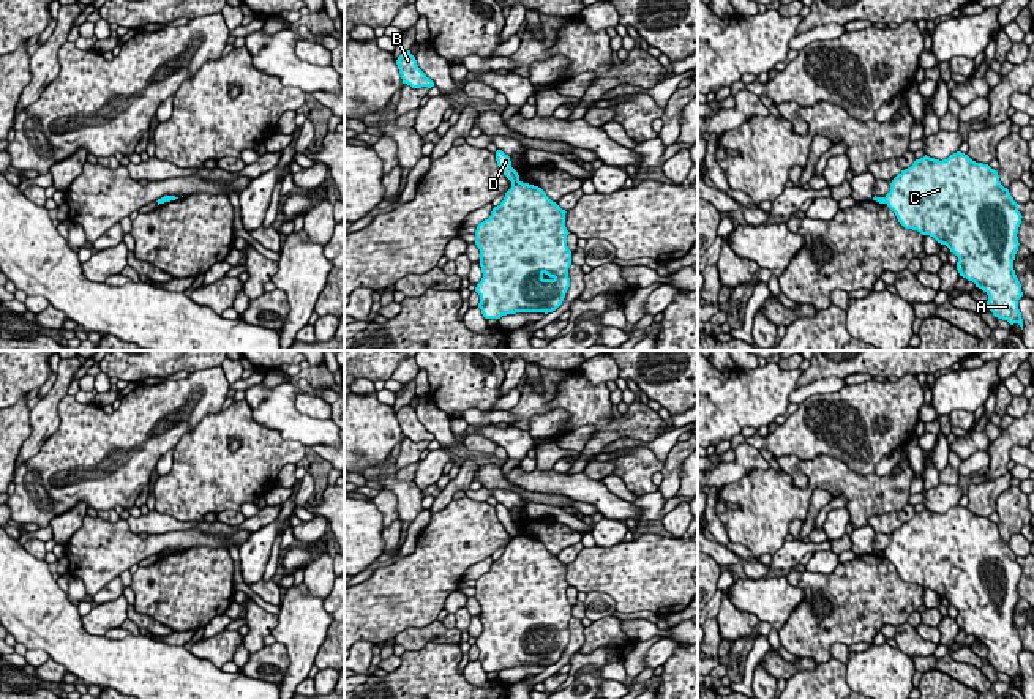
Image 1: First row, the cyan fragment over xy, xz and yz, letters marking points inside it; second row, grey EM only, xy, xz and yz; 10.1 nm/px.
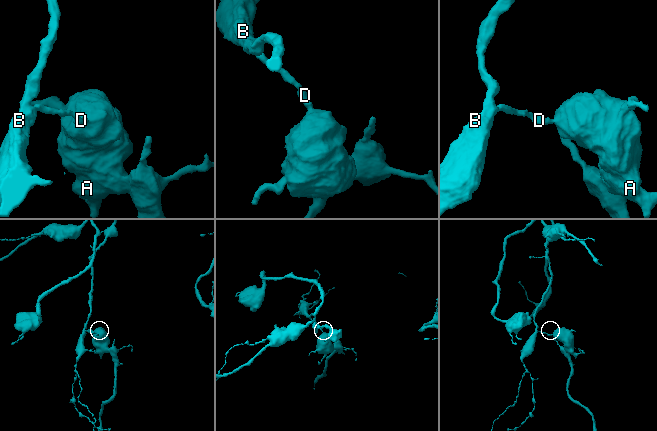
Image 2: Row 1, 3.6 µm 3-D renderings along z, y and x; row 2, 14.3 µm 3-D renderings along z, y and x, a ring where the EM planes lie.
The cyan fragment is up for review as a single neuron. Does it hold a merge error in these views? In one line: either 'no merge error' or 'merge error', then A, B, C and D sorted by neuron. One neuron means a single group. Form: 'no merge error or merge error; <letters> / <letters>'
merge error; A C / B D

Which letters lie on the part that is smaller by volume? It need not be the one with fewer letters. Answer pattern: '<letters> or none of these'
B, D

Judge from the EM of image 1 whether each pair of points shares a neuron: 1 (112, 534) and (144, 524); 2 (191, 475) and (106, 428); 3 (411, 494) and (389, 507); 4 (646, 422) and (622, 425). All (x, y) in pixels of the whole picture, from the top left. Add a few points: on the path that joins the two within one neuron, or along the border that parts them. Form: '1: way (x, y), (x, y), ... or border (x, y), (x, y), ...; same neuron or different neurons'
1: border (125, 519), (128, 527), (138, 535); different neurons
2: border (199, 423), (180, 439), (174, 450); different neurons
3: border (384, 486), (397, 499), (398, 516); different neurons
4: way (640, 423), (629, 425); same neuron

